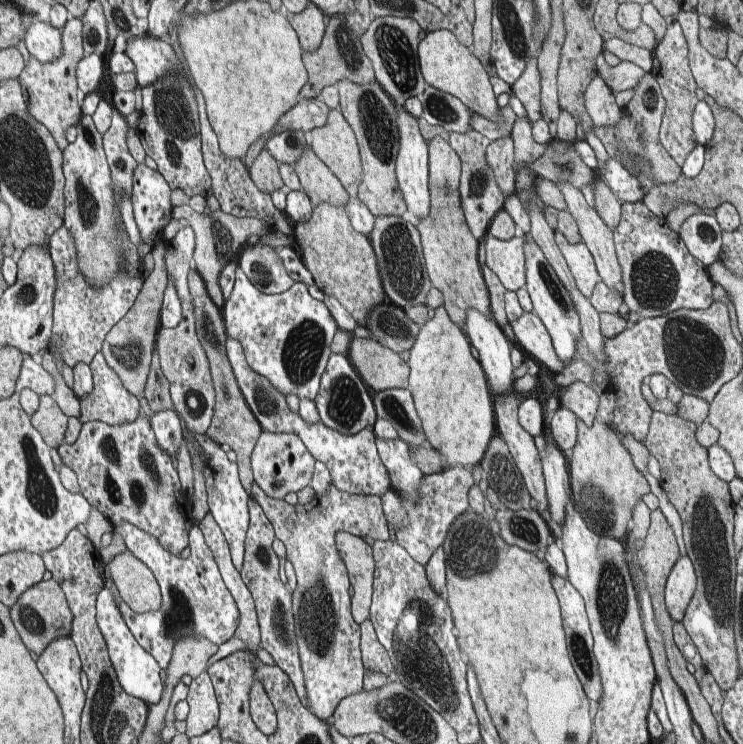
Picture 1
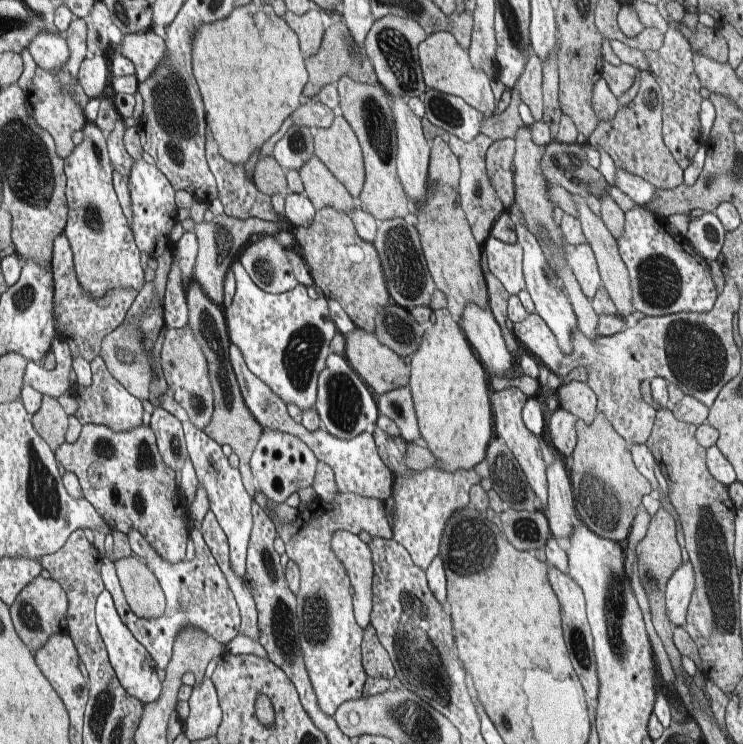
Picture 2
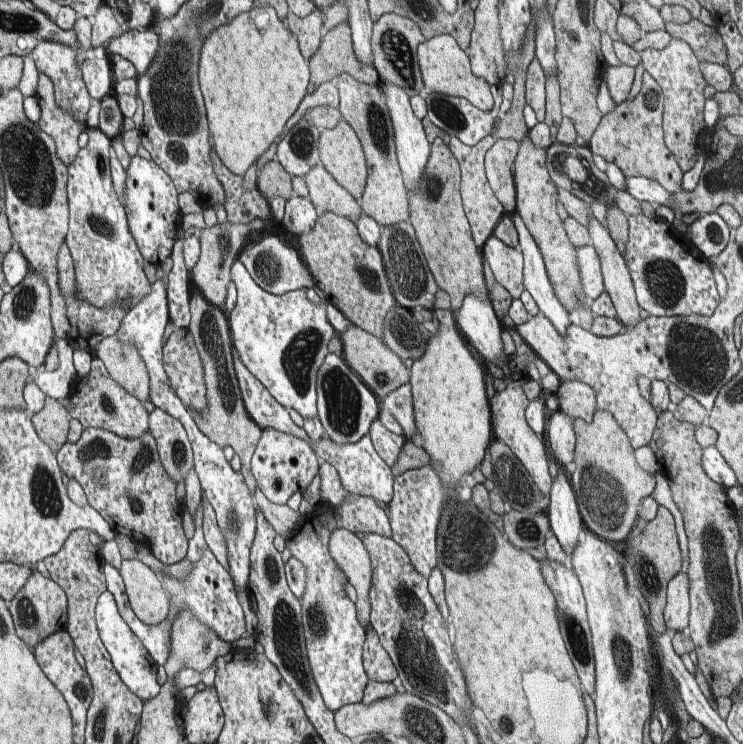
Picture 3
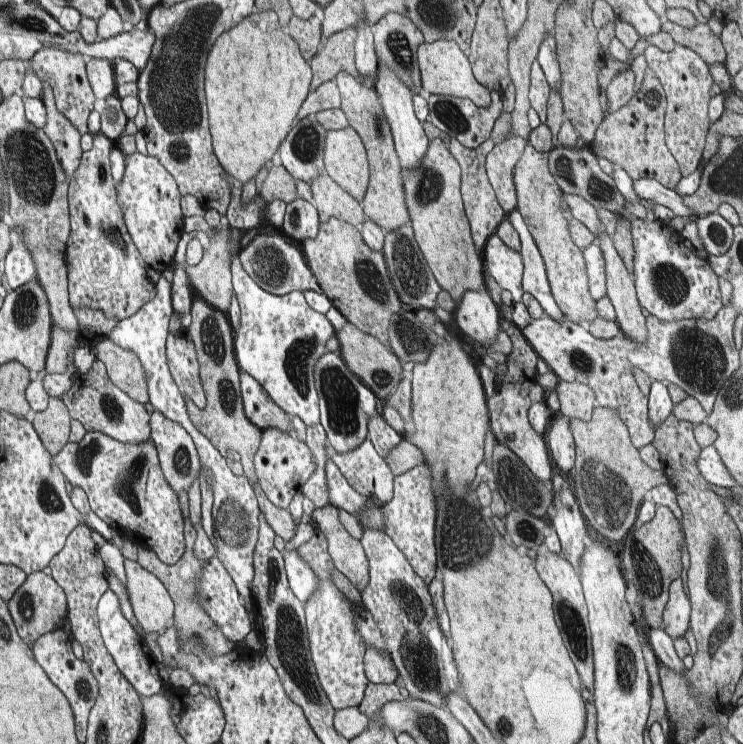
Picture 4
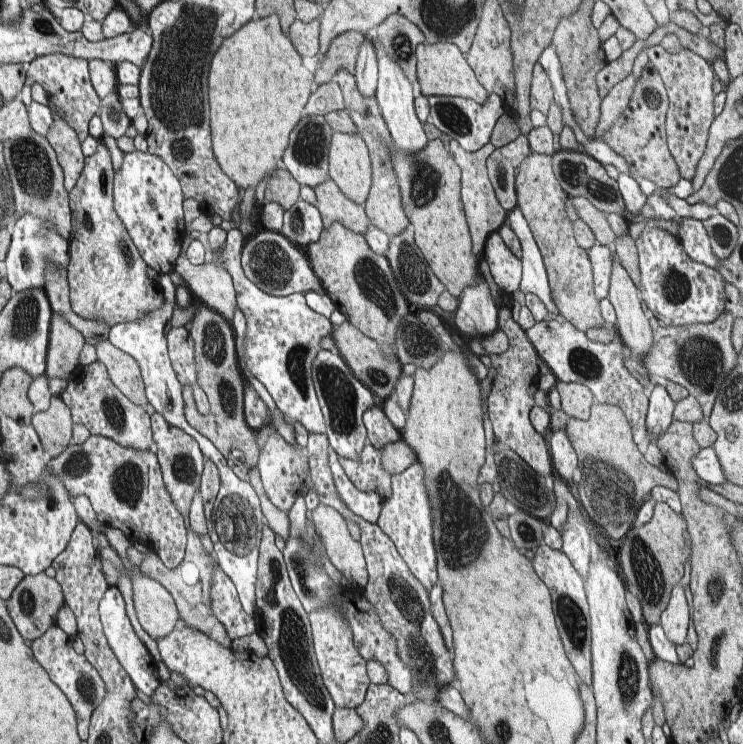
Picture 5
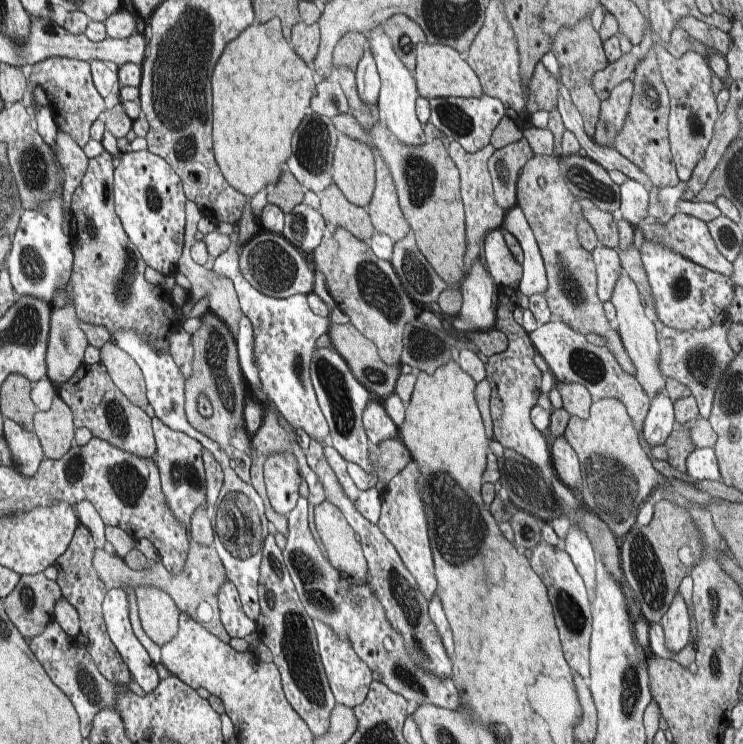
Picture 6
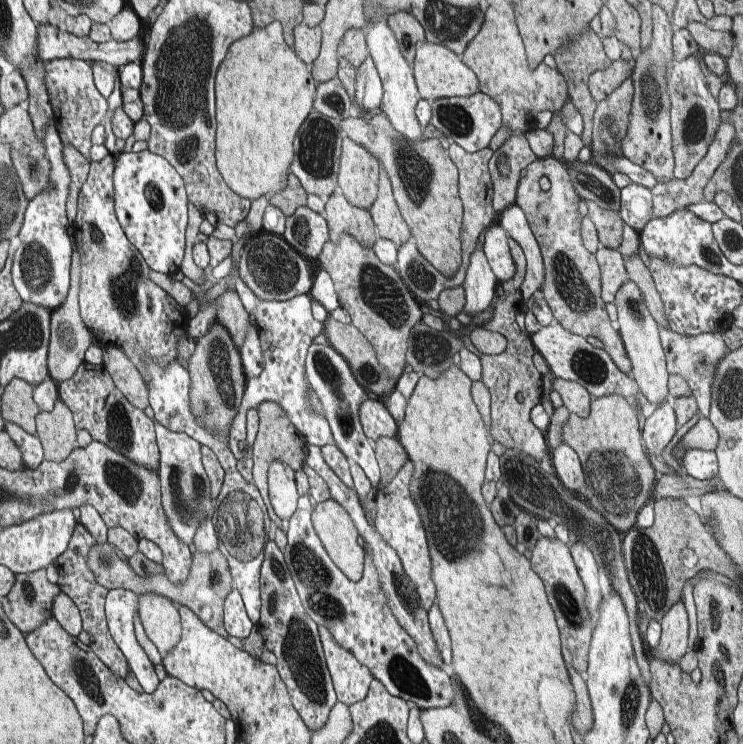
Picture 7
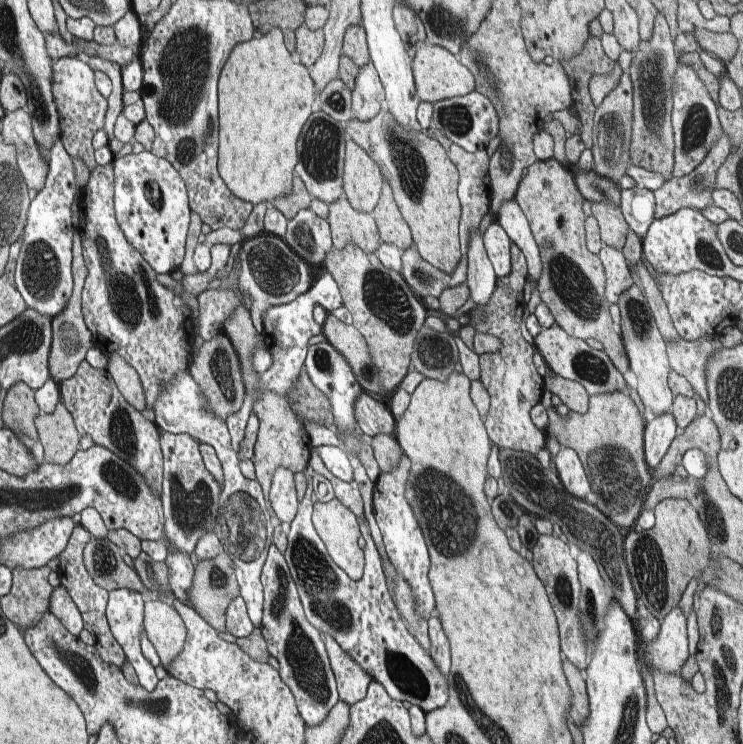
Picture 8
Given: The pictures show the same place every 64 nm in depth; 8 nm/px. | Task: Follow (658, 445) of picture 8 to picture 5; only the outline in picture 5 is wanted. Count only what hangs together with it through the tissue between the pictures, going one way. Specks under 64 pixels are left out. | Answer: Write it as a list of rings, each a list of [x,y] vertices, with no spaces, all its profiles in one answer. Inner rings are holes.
[[[654,384],[645,420],[652,442],[657,441],[666,432],[668,426],[674,422],[674,409],[675,402],[668,395],[665,386]]]

